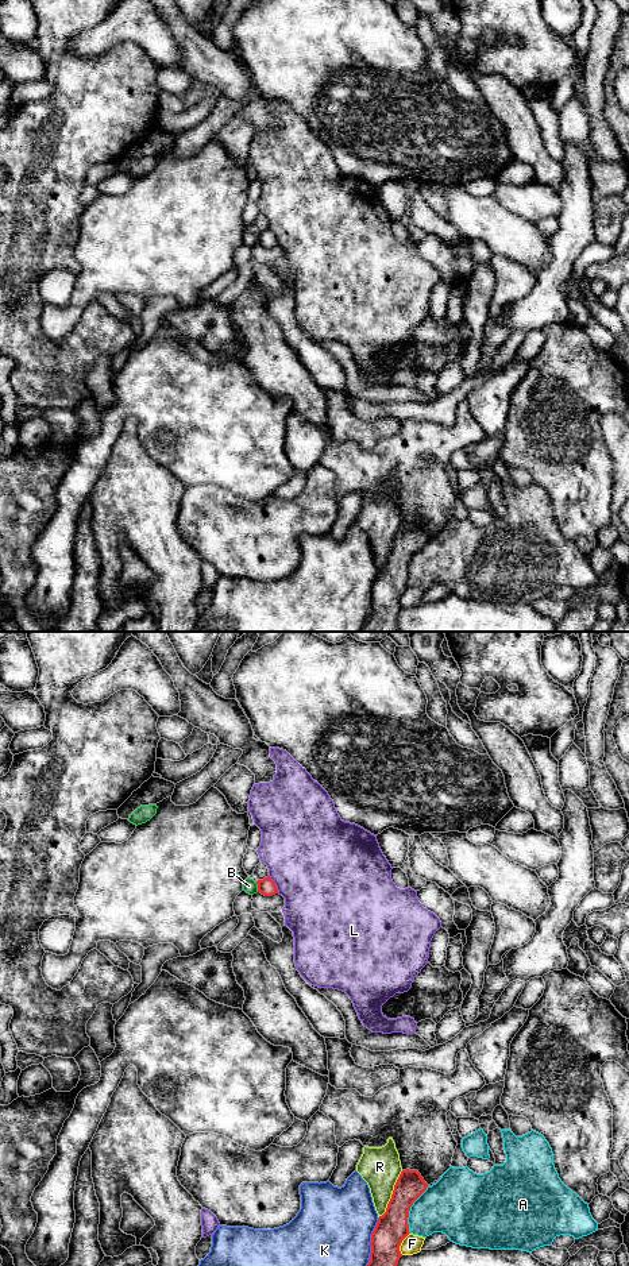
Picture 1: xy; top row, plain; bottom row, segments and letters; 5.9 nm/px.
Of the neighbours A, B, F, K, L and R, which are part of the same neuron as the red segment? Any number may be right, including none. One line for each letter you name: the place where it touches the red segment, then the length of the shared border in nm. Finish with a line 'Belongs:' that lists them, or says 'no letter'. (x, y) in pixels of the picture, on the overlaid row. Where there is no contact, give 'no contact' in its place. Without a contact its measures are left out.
Belongs: no letter

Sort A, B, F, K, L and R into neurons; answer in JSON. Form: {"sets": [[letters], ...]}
{"sets": [["A"], ["B"], ["F"], ["K"], ["L"], ["R"]]}

